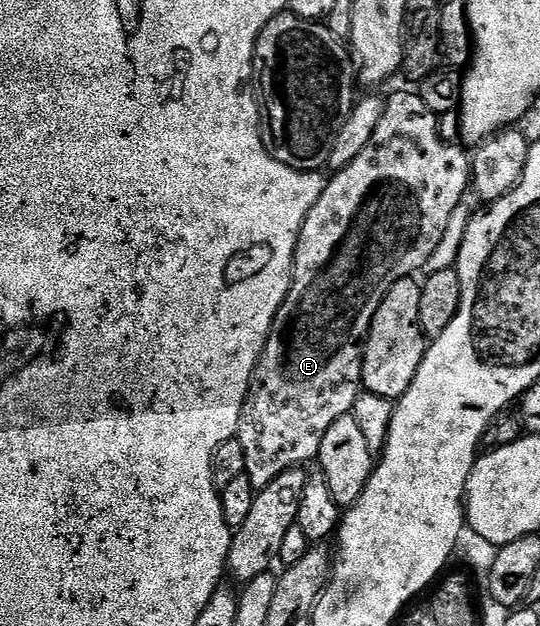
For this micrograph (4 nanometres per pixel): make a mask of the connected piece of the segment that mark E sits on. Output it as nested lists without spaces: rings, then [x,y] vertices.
[[[417,92],[394,93],[385,100],[382,119],[370,140],[370,146],[352,164],[344,169],[339,169],[331,176],[326,183],[326,190],[320,195],[318,202],[314,204],[310,211],[308,220],[302,225],[302,232],[298,234],[298,247],[294,250],[294,280],[290,286],[290,296],[286,299],[286,304],[282,306],[280,313],[286,318],[275,320],[274,332],[266,341],[266,350],[262,352],[262,357],[258,361],[258,367],[254,370],[254,380],[252,382],[252,392],[248,400],[242,406],[242,418],[238,424],[238,436],[236,438],[244,447],[244,459],[246,460],[245,476],[252,483],[256,491],[266,489],[276,478],[284,475],[289,469],[309,466],[309,461],[319,456],[322,451],[322,444],[326,432],[341,417],[347,416],[353,410],[360,394],[364,389],[362,380],[362,370],[366,360],[366,347],[370,340],[370,328],[374,326],[374,316],[376,311],[380,311],[380,303],[406,277],[414,277],[417,269],[422,269],[430,261],[430,256],[438,249],[438,244],[442,241],[442,236],[446,233],[446,228],[450,225],[450,220],[454,217],[454,212],[458,209],[458,204],[462,201],[466,189],[472,185],[472,157],[468,152],[461,149],[463,146],[458,143],[447,143],[442,140],[440,128],[440,117],[425,105],[424,99],[419,97]]]

